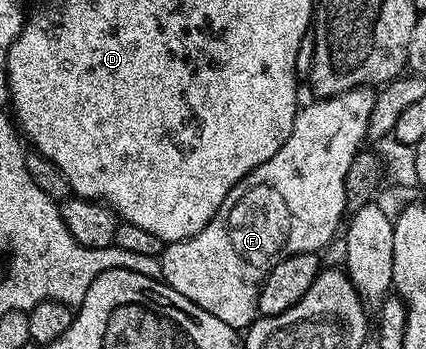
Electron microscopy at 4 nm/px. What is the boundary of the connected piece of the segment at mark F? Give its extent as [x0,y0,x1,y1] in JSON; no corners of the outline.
[161,86,376,330]

